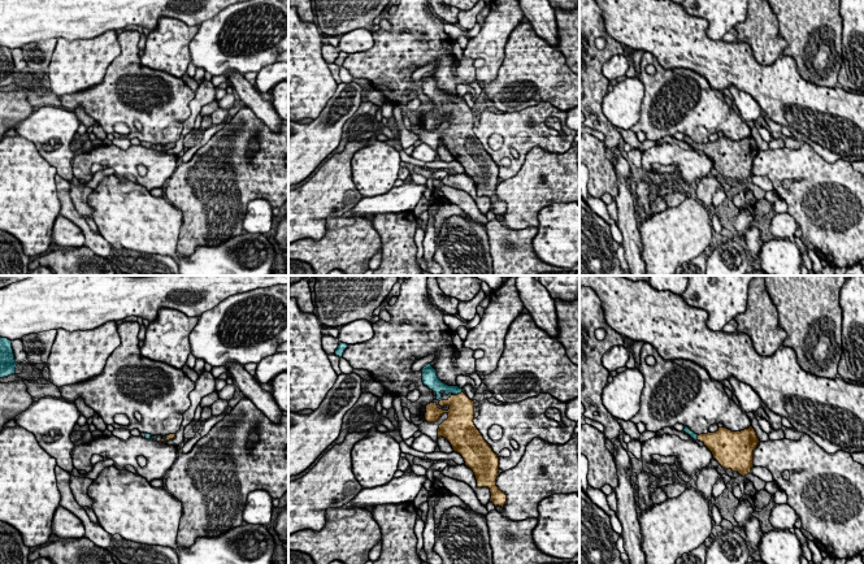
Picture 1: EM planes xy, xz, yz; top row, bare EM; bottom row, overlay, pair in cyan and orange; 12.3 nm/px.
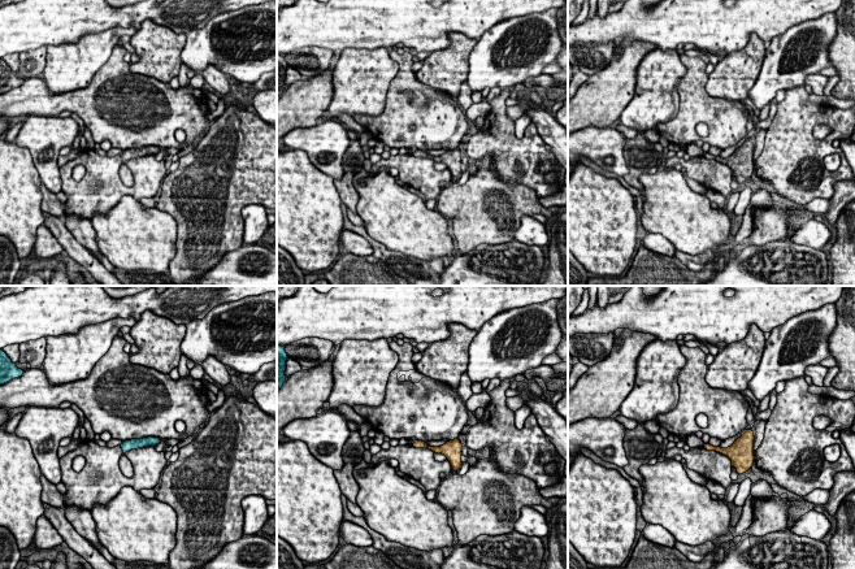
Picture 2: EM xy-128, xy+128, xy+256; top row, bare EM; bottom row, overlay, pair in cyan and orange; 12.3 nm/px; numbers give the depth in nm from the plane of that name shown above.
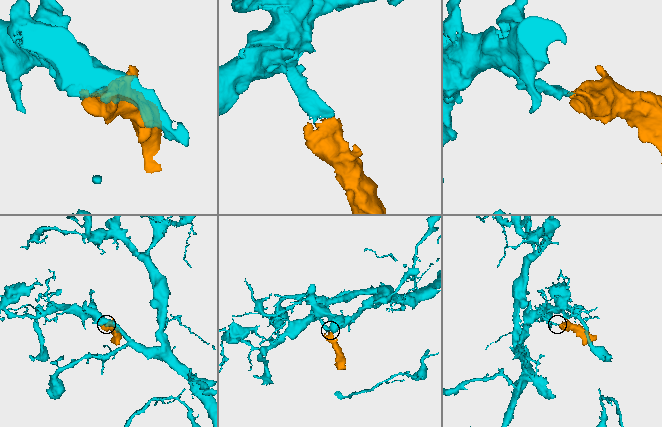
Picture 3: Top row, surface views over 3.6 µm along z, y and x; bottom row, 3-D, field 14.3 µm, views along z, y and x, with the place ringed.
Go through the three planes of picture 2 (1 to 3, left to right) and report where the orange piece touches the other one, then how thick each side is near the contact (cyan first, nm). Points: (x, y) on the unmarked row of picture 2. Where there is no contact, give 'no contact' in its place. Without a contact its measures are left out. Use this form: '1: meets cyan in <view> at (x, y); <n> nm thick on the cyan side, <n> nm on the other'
1: no contact
2: no contact
3: no contact

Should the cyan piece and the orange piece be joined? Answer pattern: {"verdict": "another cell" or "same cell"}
{"verdict": "same cell"}

